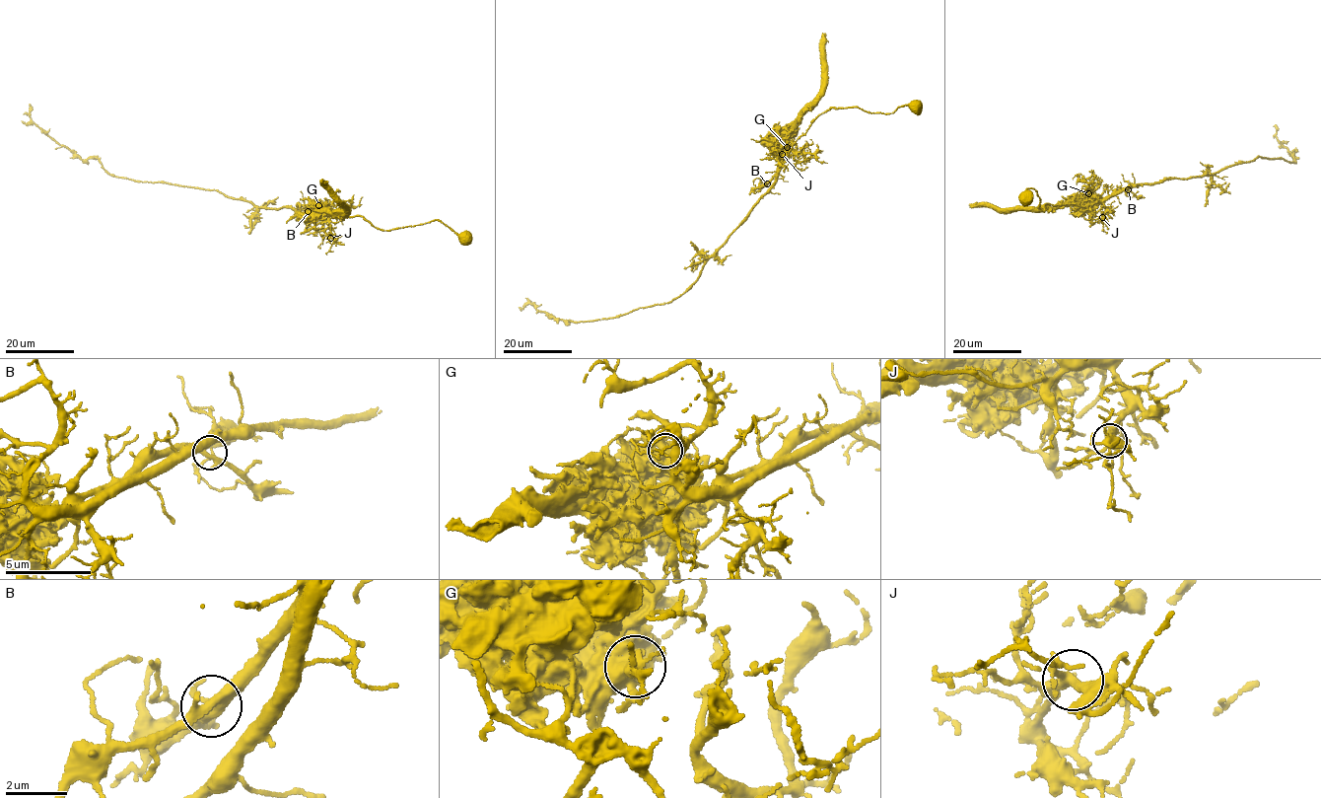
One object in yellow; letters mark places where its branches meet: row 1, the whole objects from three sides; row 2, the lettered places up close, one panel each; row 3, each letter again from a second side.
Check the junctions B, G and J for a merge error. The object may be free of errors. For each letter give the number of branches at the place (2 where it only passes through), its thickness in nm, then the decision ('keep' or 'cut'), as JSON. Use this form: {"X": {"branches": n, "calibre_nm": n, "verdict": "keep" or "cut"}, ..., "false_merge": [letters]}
{"B": {"branches": 3, "calibre_nm": 320, "verdict": "keep"}, "G": {"branches": 3, "calibre_nm": 500, "verdict": "cut"}, "J": {"branches": 3, "calibre_nm": 300, "verdict": "keep"}, "false_merge": ["G"]}

